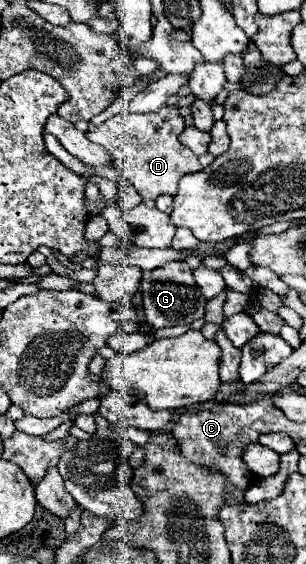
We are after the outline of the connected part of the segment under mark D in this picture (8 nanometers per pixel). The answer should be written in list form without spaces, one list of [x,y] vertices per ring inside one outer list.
[[[164,104],[158,112],[142,116],[114,116],[96,126],[96,130],[88,130],[86,138],[112,154],[114,168],[134,184],[142,200],[156,200],[162,194],[174,196],[178,192],[178,180],[184,174],[202,170],[194,152],[180,144],[178,136],[182,130],[184,118],[180,118],[180,110]]]

